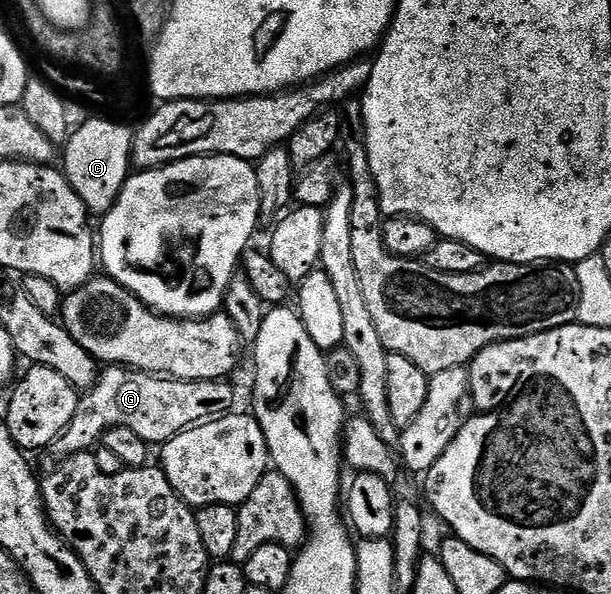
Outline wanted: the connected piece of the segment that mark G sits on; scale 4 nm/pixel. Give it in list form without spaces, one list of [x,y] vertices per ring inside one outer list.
[[[107,365],[98,375],[98,383],[79,397],[76,416],[72,416],[68,428],[54,442],[53,453],[69,456],[89,451],[101,443],[108,428],[117,426],[132,428],[136,436],[151,444],[171,442],[191,426],[231,413],[235,406],[234,390],[230,384],[226,380],[180,380],[146,374],[129,366]]]

